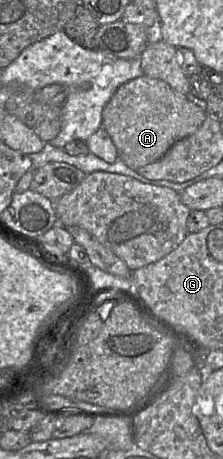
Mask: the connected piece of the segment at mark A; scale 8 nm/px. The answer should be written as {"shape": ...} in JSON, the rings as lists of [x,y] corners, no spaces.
{"shape":[[[143,75],[114,92],[102,111],[102,128],[111,137],[119,159],[136,171],[161,159],[178,140],[193,134],[207,114],[162,80]]]}

